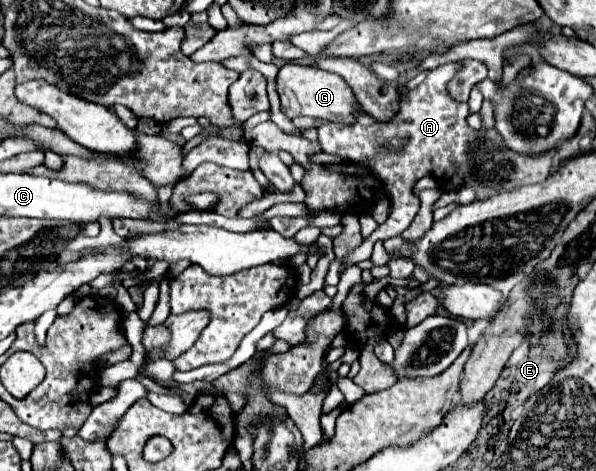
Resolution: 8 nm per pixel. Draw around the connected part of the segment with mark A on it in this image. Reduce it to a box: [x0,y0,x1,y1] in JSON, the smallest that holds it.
[318,61,558,285]

